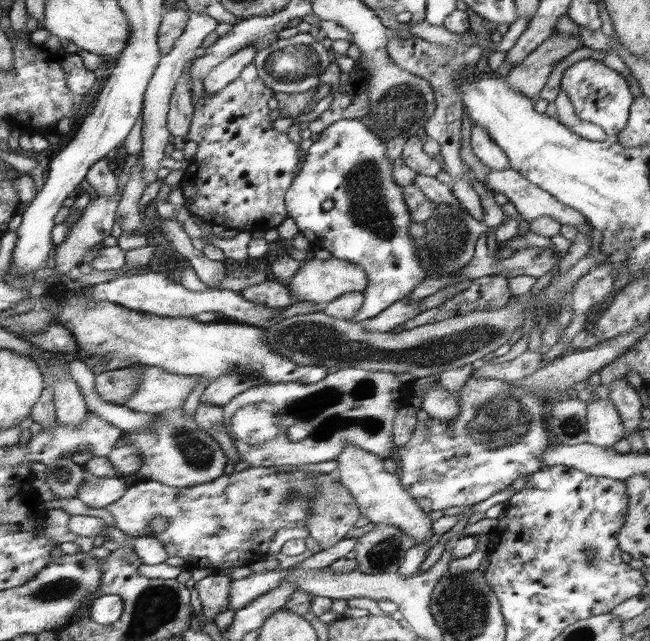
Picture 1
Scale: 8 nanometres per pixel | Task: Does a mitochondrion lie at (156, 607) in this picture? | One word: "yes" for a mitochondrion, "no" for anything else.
yes

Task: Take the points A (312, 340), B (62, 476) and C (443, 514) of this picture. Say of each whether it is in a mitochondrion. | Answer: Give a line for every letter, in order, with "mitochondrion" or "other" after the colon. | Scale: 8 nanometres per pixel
A: mitochondrion
B: mitochondrion
C: other

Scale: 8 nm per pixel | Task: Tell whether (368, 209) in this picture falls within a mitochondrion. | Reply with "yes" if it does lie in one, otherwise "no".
yes

